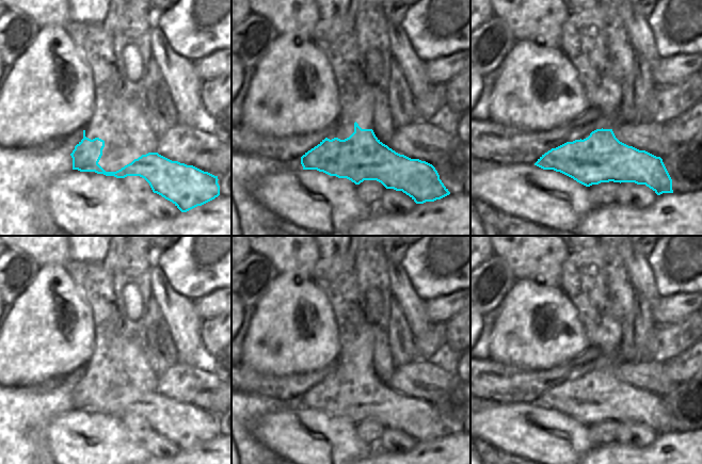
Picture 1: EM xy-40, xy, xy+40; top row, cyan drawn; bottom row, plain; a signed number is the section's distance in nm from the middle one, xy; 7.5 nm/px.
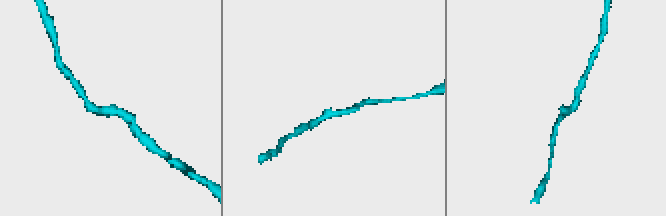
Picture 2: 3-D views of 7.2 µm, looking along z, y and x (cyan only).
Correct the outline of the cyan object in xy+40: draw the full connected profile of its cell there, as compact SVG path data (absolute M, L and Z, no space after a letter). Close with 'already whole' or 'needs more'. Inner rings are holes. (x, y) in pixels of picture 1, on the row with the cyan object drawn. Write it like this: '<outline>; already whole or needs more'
M596 129L584 140L567 142L542 155L535 165L560 172L577 182L590 187L601 182L635 182L645 185L657 195L673 193L672 179L660 157L620 142L612 129Z; already whole

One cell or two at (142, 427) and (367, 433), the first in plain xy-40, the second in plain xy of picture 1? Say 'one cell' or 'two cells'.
one cell

